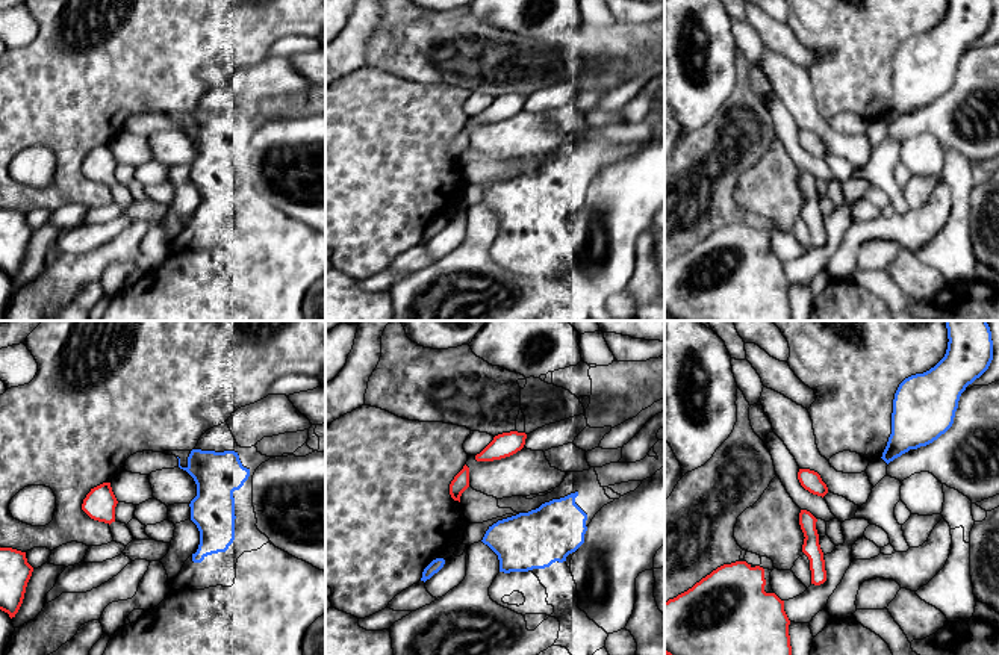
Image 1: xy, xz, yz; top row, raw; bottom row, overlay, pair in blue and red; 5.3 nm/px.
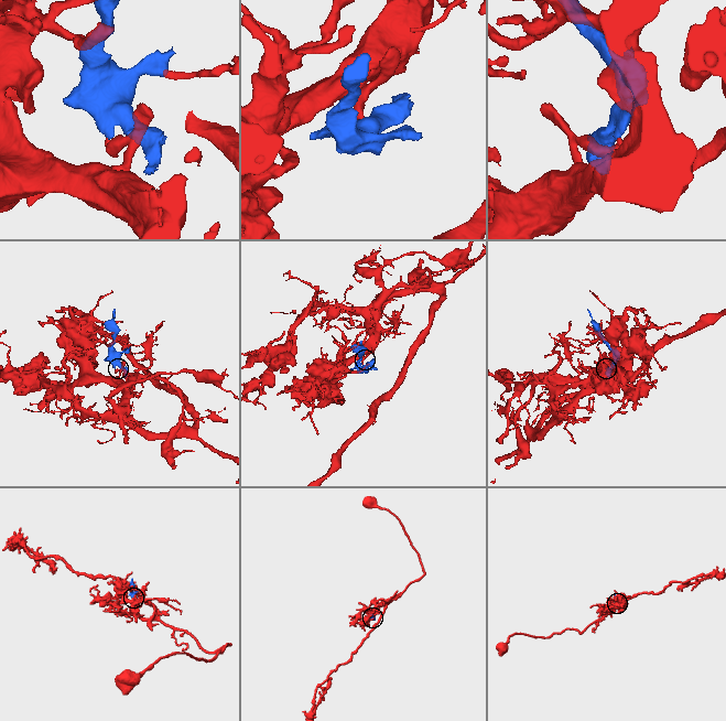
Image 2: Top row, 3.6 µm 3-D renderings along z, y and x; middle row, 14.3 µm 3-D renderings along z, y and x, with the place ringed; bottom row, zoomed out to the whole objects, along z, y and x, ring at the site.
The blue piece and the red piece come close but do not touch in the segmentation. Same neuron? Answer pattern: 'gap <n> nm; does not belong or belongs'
gap 200 nm; does not belong

